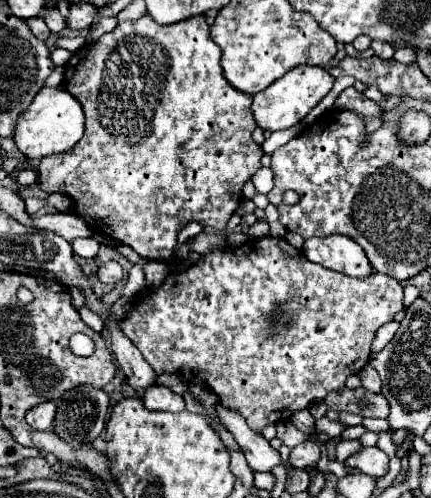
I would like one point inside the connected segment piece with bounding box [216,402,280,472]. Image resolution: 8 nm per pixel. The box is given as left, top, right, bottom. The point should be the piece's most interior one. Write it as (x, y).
(260, 456)

